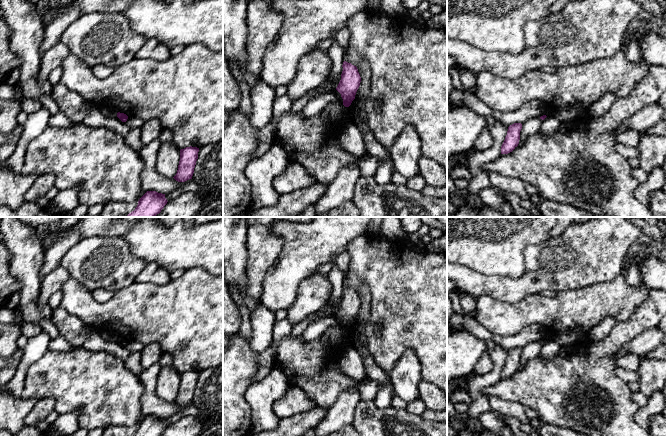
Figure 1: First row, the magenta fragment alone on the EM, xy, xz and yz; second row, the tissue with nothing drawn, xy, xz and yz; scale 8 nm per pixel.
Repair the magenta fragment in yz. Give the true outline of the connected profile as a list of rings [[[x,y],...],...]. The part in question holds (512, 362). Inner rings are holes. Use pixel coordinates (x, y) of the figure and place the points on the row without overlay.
[[[514,347],[508,351],[507,359],[501,370],[501,378],[508,378],[518,370],[521,353],[521,347]]]

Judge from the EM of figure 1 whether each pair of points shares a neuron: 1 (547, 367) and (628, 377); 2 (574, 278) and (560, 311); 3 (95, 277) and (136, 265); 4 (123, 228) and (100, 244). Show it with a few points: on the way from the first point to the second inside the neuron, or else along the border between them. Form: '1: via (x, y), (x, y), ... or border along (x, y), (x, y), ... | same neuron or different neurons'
1: border along (616, 365), (616, 374), (628, 383) | different neurons
2: border along (592, 284), (586, 287), (557, 292) | different neurons
3: via (105, 267), (126, 267) | same neuron
4: border along (122, 235), (86, 237) | different neurons

